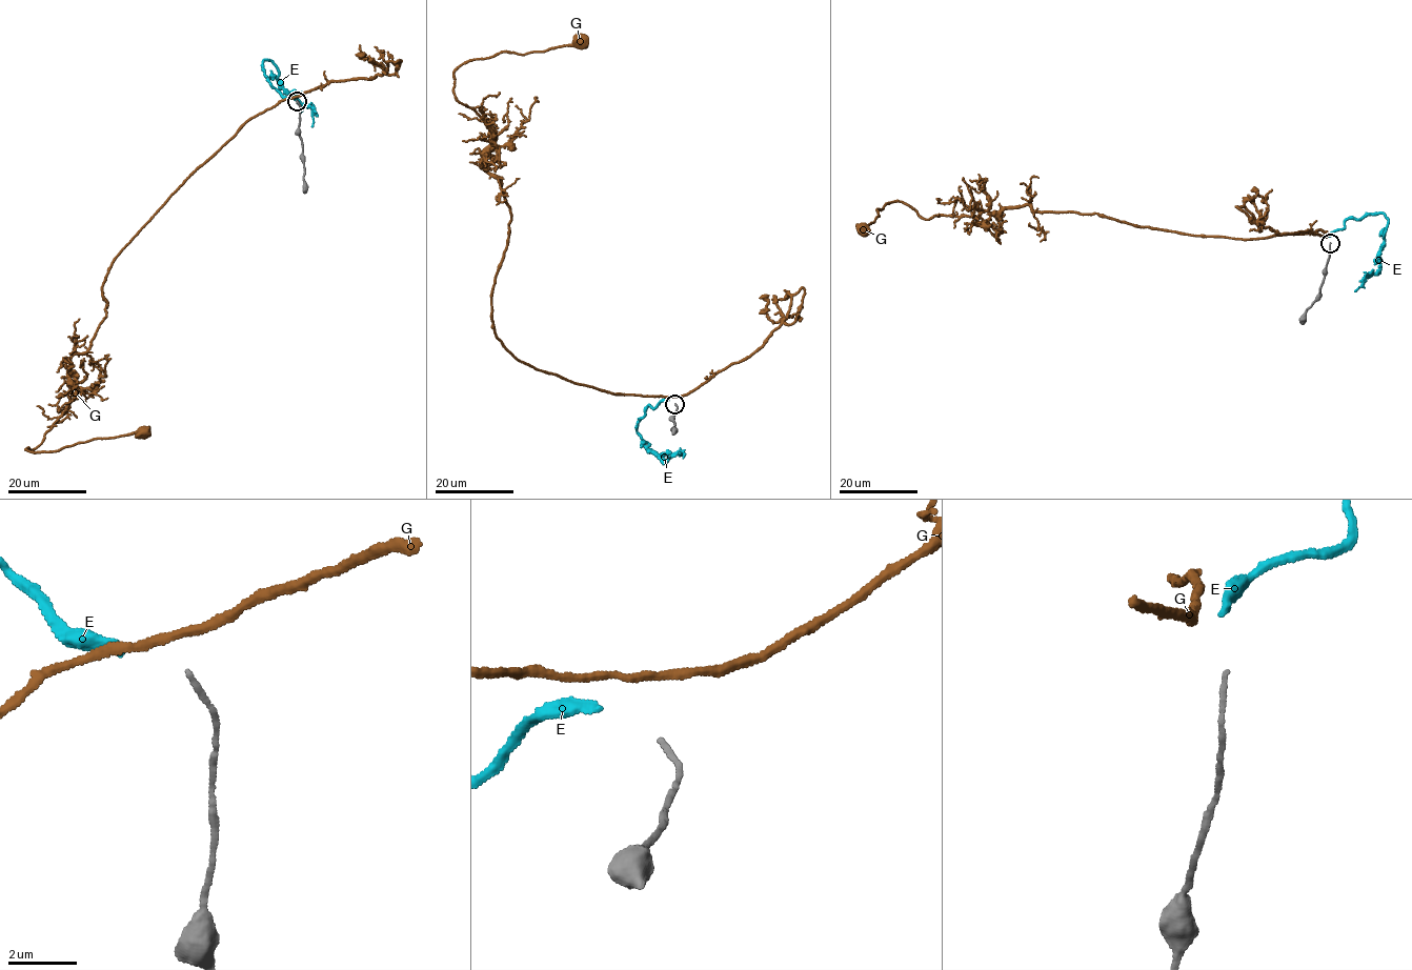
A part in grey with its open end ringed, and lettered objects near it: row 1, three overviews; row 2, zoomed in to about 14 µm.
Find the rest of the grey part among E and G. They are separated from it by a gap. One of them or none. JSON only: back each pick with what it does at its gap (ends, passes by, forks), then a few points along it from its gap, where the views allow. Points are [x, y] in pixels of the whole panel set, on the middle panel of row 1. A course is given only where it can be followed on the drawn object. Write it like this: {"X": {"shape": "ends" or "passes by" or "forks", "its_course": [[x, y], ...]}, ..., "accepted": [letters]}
{"accepted": []}

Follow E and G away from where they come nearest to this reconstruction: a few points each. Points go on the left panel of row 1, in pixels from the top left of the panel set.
E: (289, 99), (269, 82), (262, 63), (265, 59), (278, 73), (278, 80), (284, 88), (310, 107), (313, 126)
G: (294, 98), (248, 120), (124, 247), (101, 290), (103, 321), (71, 359), (75, 396), (25, 450), (144, 431)

